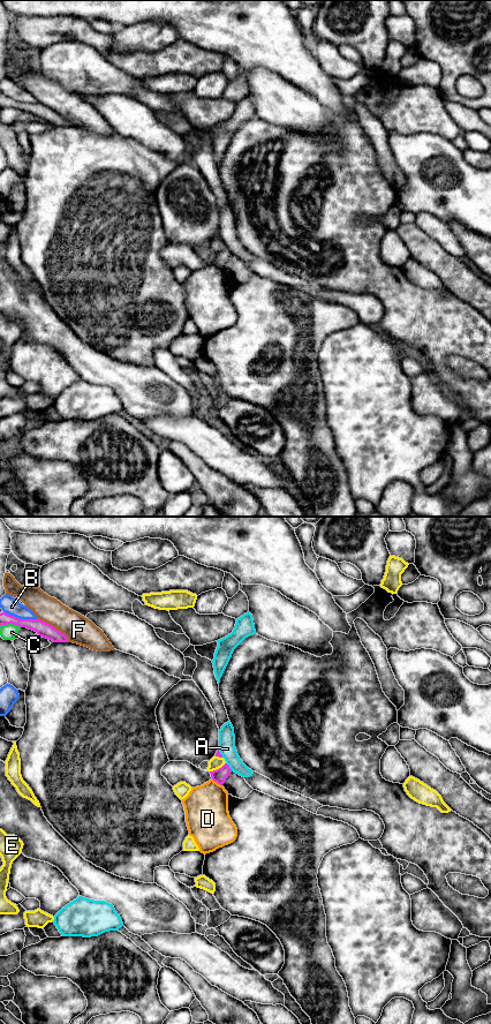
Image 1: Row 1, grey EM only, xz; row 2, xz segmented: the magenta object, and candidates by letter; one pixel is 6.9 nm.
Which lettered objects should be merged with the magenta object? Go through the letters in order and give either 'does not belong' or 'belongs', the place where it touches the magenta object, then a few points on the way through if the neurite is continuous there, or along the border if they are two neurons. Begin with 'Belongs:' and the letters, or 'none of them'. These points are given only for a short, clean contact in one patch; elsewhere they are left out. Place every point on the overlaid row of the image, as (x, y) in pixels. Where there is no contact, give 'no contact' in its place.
Belongs: none of them
A: does not belong; contact xz (228, 767)
B: does not belong; contact xz (21, 619)
C: does not belong; contact xz (10, 623)
D: does not belong; contact xz (217, 782); border xz (212, 778), (221, 785)
E: does not belong; contact xz (217, 769); border xz (225, 762), (210, 772)
F: does not belong; contact xz (52, 626)

